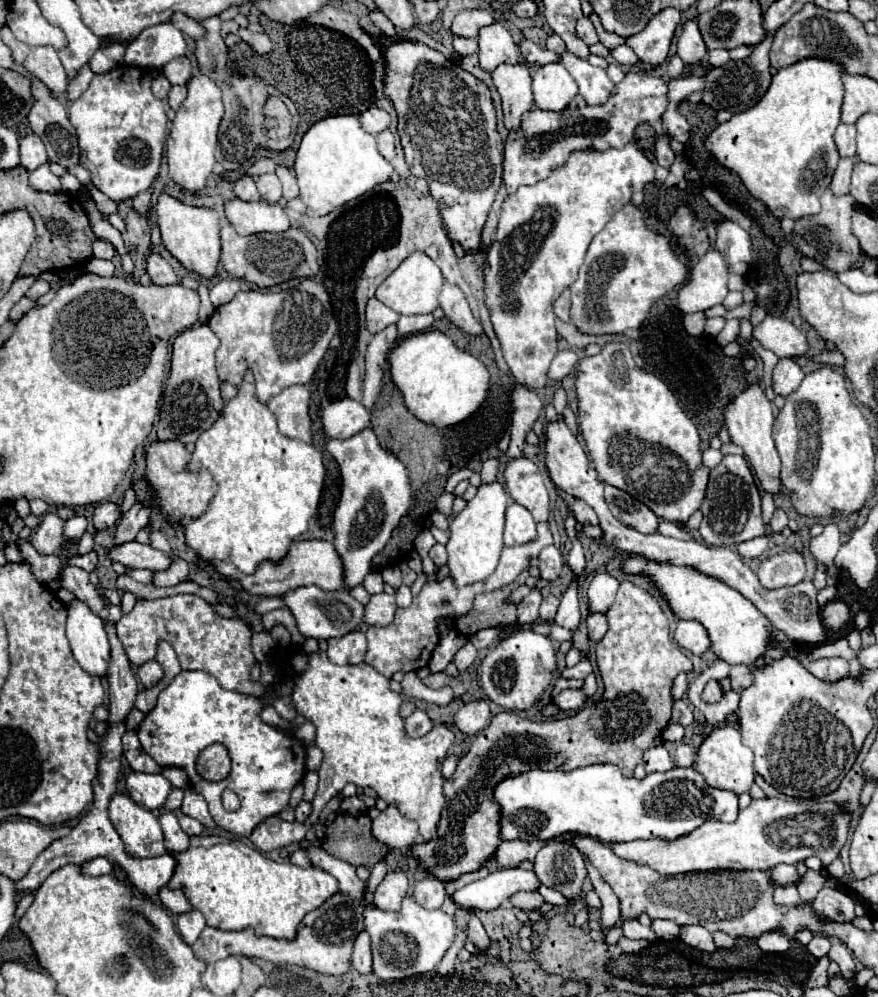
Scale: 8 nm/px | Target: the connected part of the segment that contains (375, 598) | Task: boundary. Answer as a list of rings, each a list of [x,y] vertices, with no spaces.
[[[372,594],[370,602],[366,604],[366,614],[364,614],[364,622],[368,622],[370,626],[388,626],[394,618],[396,612],[396,600],[394,594]]]

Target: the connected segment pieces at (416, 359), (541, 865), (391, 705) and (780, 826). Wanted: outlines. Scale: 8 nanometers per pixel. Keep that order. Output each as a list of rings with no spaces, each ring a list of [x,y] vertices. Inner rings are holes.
[[[424,332],[402,338],[390,352],[390,372],[394,384],[406,396],[406,406],[414,416],[434,426],[454,426],[466,420],[488,394],[490,374],[486,366],[472,354],[454,346],[442,332]]]
[[[550,840],[534,858],[534,872],[540,882],[560,890],[570,900],[580,898],[582,882],[588,876],[584,856],[572,842]]]
[[[318,650],[308,654],[308,668],[290,680],[294,680],[290,694],[294,708],[298,708],[298,714],[316,726],[314,744],[324,752],[324,760],[318,770],[320,786],[312,802],[314,812],[304,824],[290,824],[278,816],[270,816],[254,828],[250,840],[262,852],[300,842],[308,828],[318,822],[326,802],[340,794],[348,782],[360,788],[374,788],[376,794],[390,806],[396,806],[402,816],[418,822],[424,840],[432,840],[436,836],[436,824],[444,806],[444,778],[440,768],[446,750],[454,740],[452,730],[436,726],[422,738],[410,738],[404,732],[404,720],[398,714],[402,696],[392,692],[390,680],[366,662],[336,666],[328,660],[326,652]]]
[[[762,798],[762,800],[752,800],[752,804],[746,808],[746,810],[740,810],[736,822],[730,822],[730,824],[724,824],[724,822],[718,822],[718,820],[708,820],[704,822],[700,828],[696,828],[694,832],[686,834],[686,836],[680,836],[678,840],[632,840],[632,842],[624,842],[624,844],[612,844],[612,850],[620,856],[620,858],[626,858],[626,860],[636,860],[640,864],[648,864],[652,866],[654,870],[658,870],[660,874],[684,874],[684,872],[706,872],[706,870],[770,870],[772,866],[784,862],[784,864],[796,864],[800,860],[806,858],[806,848],[814,850],[814,854],[822,860],[824,866],[828,866],[842,850],[842,846],[846,844],[846,836],[848,836],[848,826],[850,826],[850,820],[852,820],[852,812],[846,810],[842,804],[838,802],[826,802],[826,800],[784,800],[784,798]]]

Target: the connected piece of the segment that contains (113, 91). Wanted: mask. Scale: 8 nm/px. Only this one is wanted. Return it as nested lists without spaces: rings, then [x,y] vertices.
[[[118,66],[110,72],[96,74],[88,90],[70,106],[70,122],[76,128],[78,146],[80,146],[80,166],[90,172],[92,184],[114,202],[132,200],[136,194],[148,190],[160,172],[168,118],[166,118],[162,102],[150,90],[154,76],[160,76],[160,74],[162,74],[162,68]]]

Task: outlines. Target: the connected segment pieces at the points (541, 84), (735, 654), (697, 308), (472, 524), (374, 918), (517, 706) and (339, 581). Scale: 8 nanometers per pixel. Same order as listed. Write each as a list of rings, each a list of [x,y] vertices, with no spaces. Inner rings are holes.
[[[544,64],[532,74],[534,104],[540,110],[562,110],[578,94],[574,78],[562,64]]]
[[[640,556],[626,558],[622,562],[622,572],[648,576],[680,620],[698,620],[706,628],[712,642],[712,650],[720,660],[728,664],[748,664],[754,668],[754,660],[764,654],[772,624],[748,598],[744,598],[740,592],[736,592],[722,580],[706,576],[690,566],[666,564]]]
[[[718,250],[706,252],[698,262],[692,266],[686,284],[678,292],[678,308],[688,312],[704,312],[722,300],[728,294],[728,264],[720,256]]]
[[[482,484],[478,488],[478,494],[468,502],[468,506],[450,520],[450,538],[446,542],[448,550],[448,562],[450,578],[456,586],[474,584],[480,580],[486,580],[494,568],[498,566],[500,552],[504,548],[502,542],[502,530],[504,530],[504,512],[508,506],[508,494],[502,484]]]
[[[410,896],[402,900],[400,912],[366,908],[364,926],[372,938],[372,972],[382,980],[402,980],[436,970],[456,936],[456,924],[452,916],[444,914],[442,910],[426,910]]]
[[[518,630],[516,634],[504,638],[480,666],[480,684],[486,696],[504,708],[510,710],[528,710],[542,696],[550,684],[552,672],[556,670],[556,652],[550,640],[532,630]]]
[[[302,540],[302,542],[292,542],[288,556],[280,562],[262,562],[258,566],[258,570],[250,576],[242,574],[232,562],[210,562],[220,574],[224,574],[230,580],[238,580],[246,592],[254,594],[254,596],[284,596],[286,592],[300,588],[300,586],[318,586],[324,592],[334,592],[344,588],[344,564],[342,558],[338,556],[336,548],[332,542],[328,540]]]

